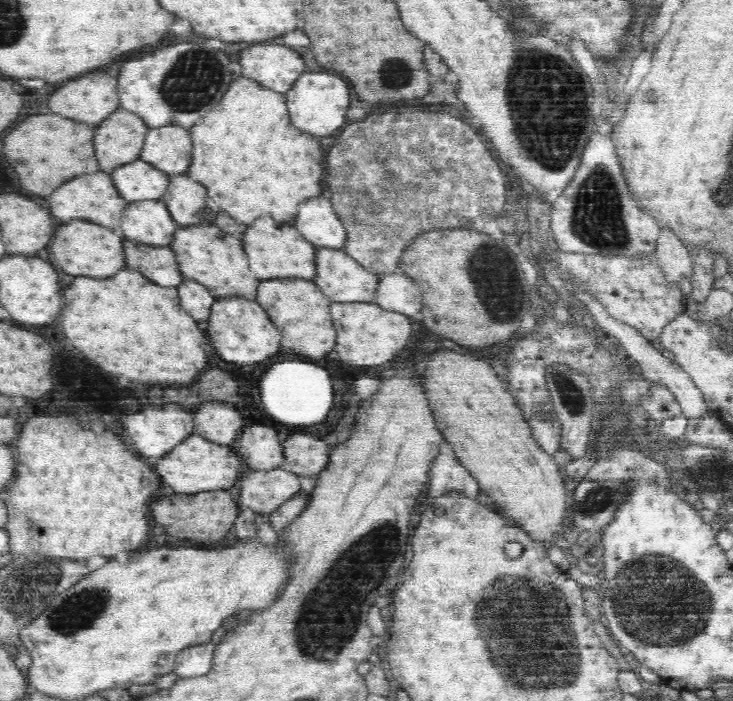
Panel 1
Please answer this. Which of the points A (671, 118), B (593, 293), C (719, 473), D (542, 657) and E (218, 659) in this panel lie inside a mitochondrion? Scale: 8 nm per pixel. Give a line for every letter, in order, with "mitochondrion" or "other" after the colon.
A: other
B: other
C: mitochondrion
D: mitochondrion
E: other

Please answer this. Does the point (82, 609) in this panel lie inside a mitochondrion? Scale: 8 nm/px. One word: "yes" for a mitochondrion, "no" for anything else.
yes

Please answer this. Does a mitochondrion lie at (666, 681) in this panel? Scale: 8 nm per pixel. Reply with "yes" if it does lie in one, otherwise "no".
no

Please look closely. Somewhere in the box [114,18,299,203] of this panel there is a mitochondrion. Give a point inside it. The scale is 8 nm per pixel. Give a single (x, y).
(185, 88)

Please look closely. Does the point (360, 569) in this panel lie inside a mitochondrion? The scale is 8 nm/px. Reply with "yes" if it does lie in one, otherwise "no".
yes

